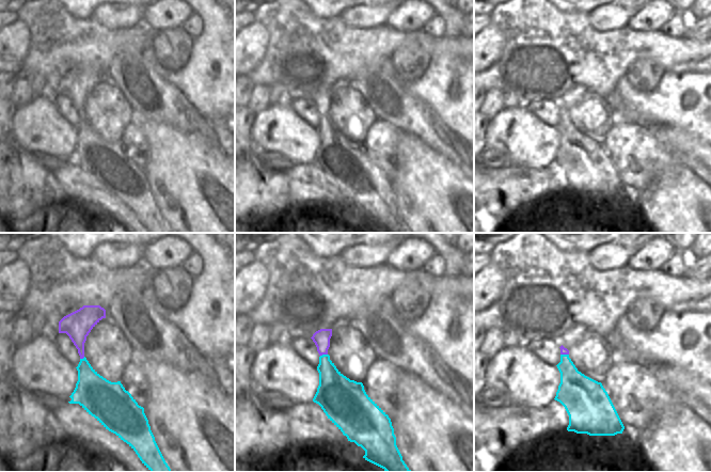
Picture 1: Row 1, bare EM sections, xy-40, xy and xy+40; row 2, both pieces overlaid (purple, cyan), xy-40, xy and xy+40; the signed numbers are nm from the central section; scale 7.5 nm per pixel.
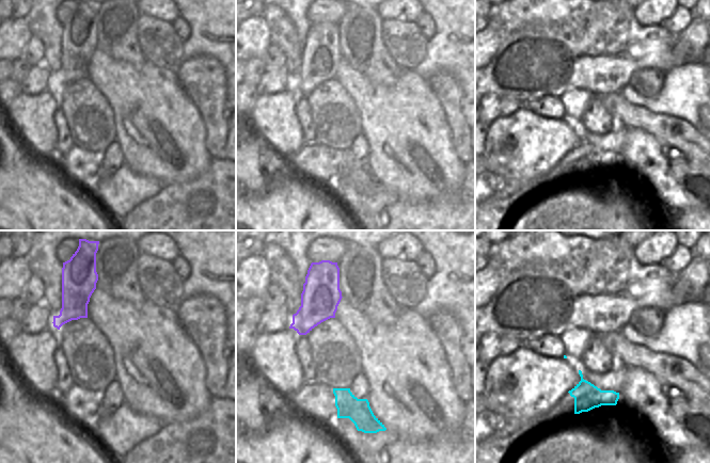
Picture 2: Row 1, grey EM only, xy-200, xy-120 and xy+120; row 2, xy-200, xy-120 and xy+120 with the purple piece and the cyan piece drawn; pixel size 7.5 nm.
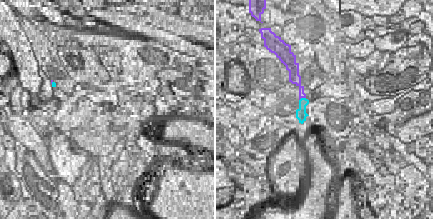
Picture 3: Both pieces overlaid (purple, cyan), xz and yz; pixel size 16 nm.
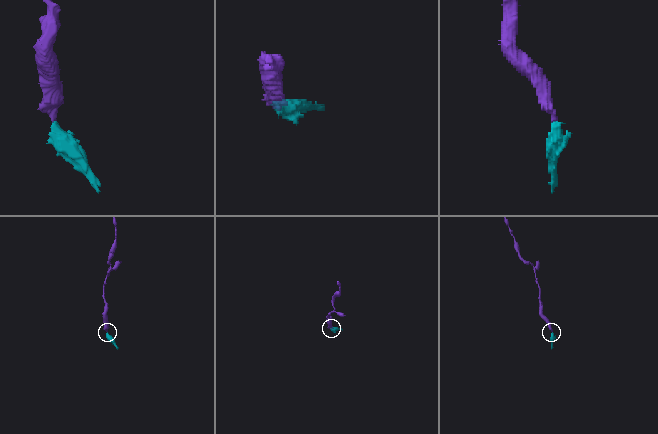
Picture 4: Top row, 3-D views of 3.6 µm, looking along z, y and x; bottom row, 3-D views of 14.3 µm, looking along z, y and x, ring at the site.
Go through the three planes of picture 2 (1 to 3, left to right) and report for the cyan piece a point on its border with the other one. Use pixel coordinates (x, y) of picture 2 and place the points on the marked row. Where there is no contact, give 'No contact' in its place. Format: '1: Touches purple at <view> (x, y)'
1: No contact
2: No contact
3: No contact.

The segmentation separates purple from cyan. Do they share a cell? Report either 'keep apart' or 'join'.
keep apart

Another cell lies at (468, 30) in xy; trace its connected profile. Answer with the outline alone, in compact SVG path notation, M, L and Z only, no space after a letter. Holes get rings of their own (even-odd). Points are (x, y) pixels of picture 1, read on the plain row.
M474 12L464 15L464 25L462 27L462 36L474 38Z

